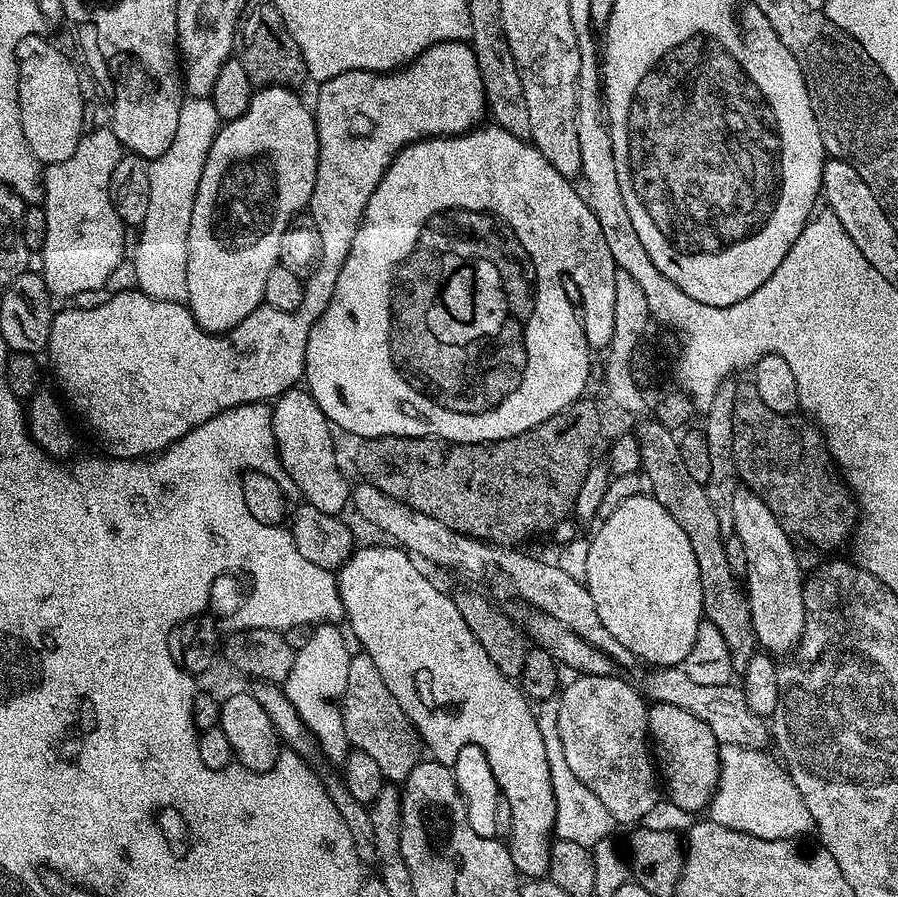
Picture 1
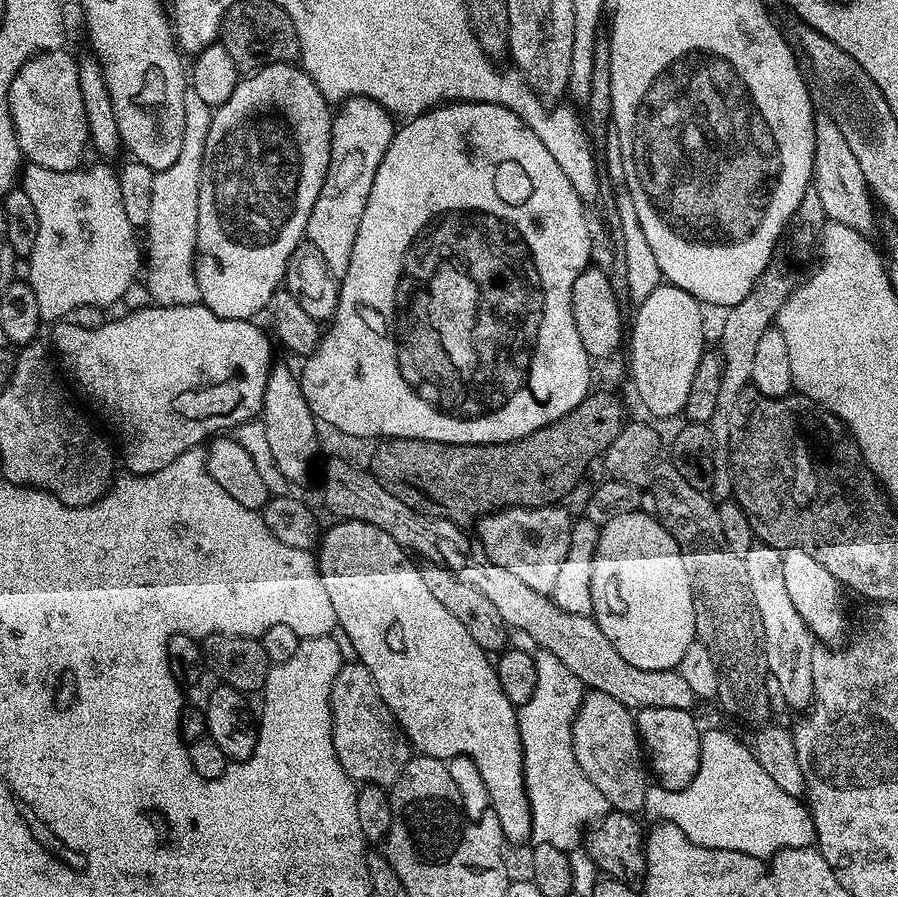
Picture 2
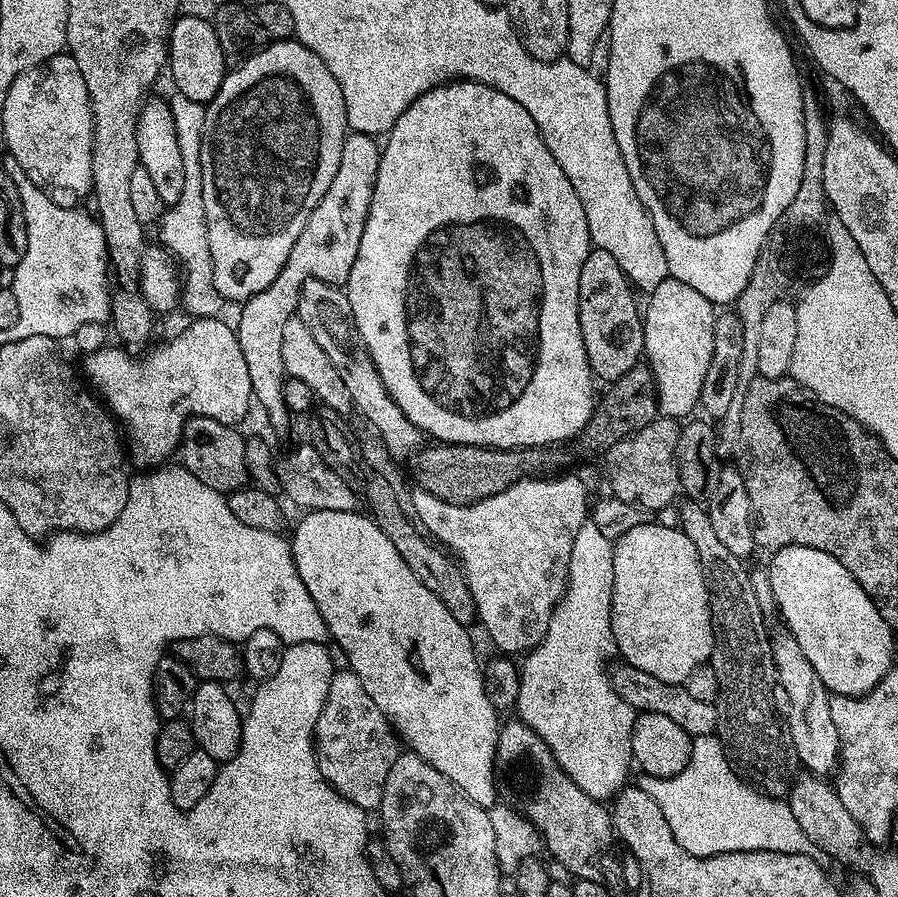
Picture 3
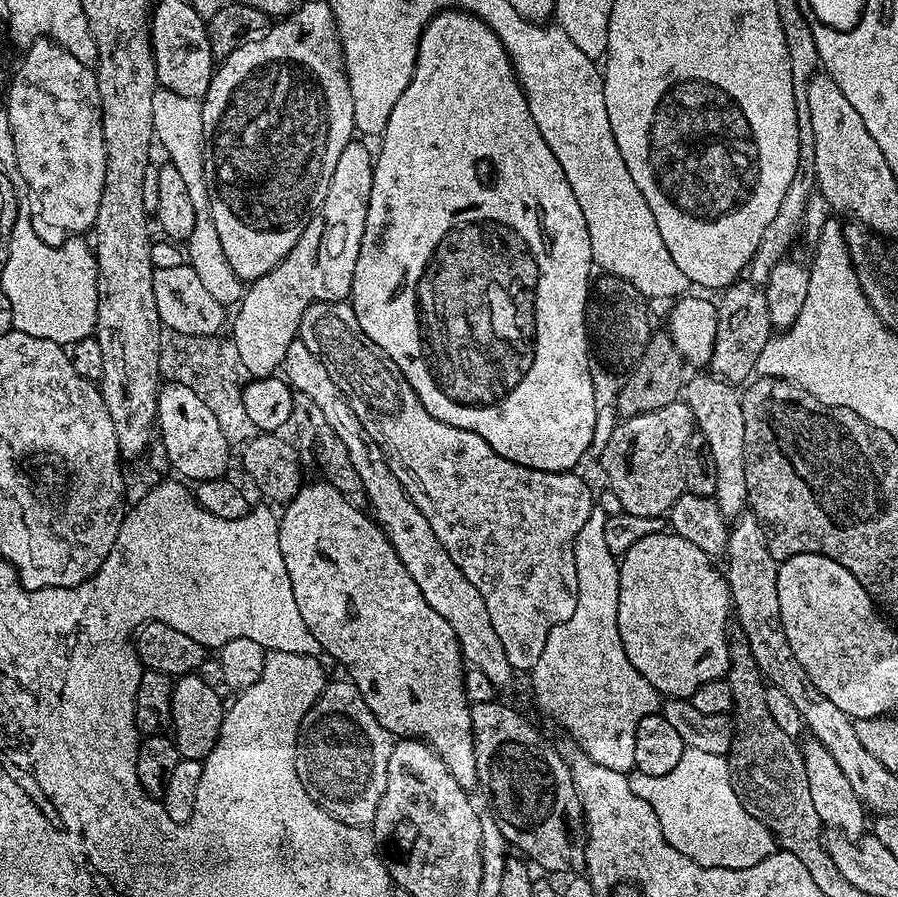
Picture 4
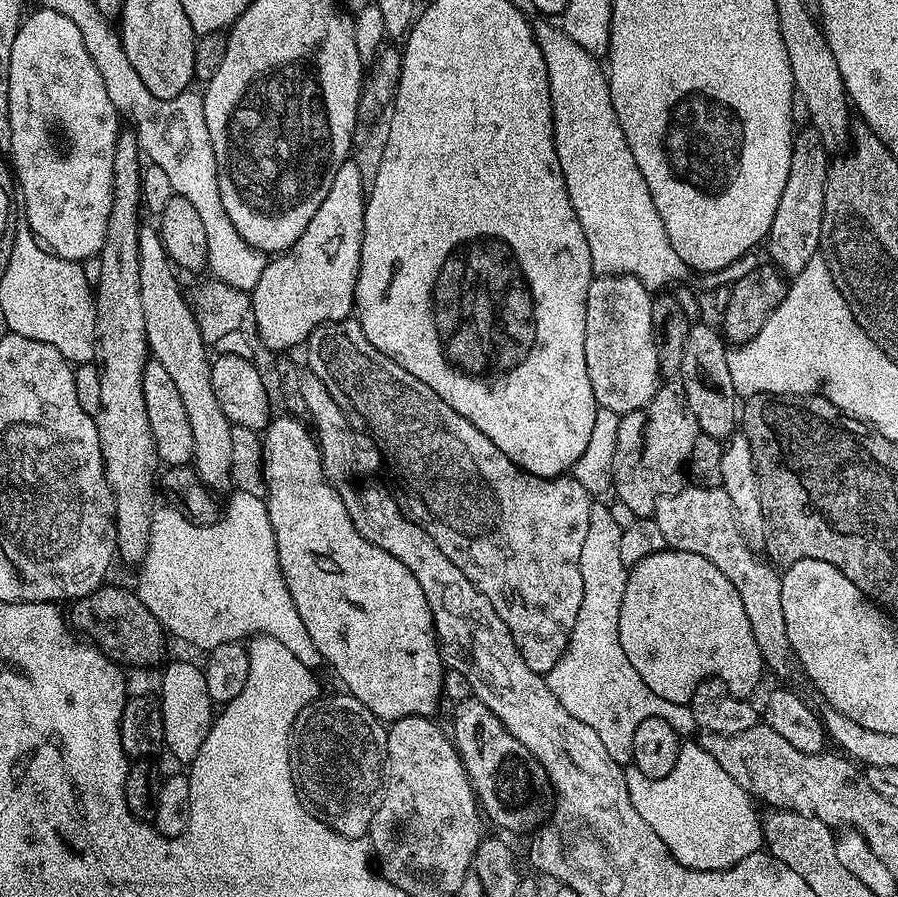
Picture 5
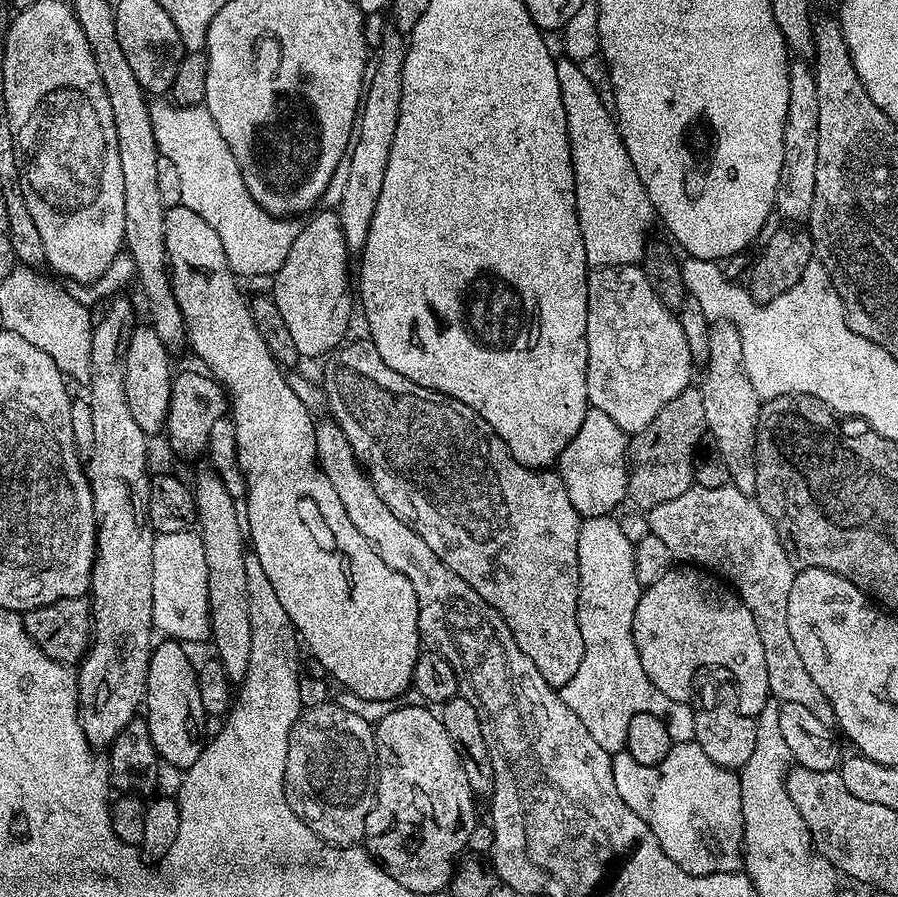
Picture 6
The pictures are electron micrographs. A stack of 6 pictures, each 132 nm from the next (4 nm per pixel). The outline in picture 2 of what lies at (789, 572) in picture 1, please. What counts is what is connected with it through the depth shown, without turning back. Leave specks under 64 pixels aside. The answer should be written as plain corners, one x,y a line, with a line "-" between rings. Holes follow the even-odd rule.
753,543
744,555
746,574
750,581
750,591
754,593
754,606
758,606
758,618
762,618
764,645
766,646
766,666
771,680
778,682
784,695
784,703
790,709
811,709
814,698
814,654
818,641
812,631
802,622
802,614
794,610
794,602
786,590
782,579
782,552
769,544

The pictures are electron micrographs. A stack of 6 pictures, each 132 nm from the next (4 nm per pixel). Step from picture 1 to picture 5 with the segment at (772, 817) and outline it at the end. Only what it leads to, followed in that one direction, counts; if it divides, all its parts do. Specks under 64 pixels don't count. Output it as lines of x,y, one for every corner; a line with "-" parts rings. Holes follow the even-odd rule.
685,743
678,754
678,762
674,762
674,770
666,774
666,778
648,780
642,770
628,766
624,768
626,790
630,794
630,802
634,802
634,810
644,819
650,830
666,842
670,854
682,866
702,870
703,872
717,872
723,868
733,868
742,858
761,851
762,848
762,820
752,809
753,797
748,795
706,750
702,750
699,743

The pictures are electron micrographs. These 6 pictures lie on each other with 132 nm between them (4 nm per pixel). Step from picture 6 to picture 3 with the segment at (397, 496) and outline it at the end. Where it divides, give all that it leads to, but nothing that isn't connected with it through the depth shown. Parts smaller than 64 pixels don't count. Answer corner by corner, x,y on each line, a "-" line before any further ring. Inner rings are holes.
308,280
296,296
296,315
302,322
306,322
318,346
326,350
326,358
334,362
334,370
338,370
342,382
346,382
346,390
350,390
353,409
357,413
360,411
380,431
380,440
384,443
385,450
396,460
411,461
422,448
421,430
414,426
414,422
410,422
410,418
406,418
406,414
402,414
394,398
388,396
368,348
356,329
347,291
343,287
321,280
-
575,474
551,476
519,480
514,486
473,504
451,504
442,498
434,498
429,492
413,491
411,511
414,516
416,511
419,527
458,561
474,598
476,620
504,654
527,654
542,642
552,612
564,597
568,585
574,538
590,516
590,493

